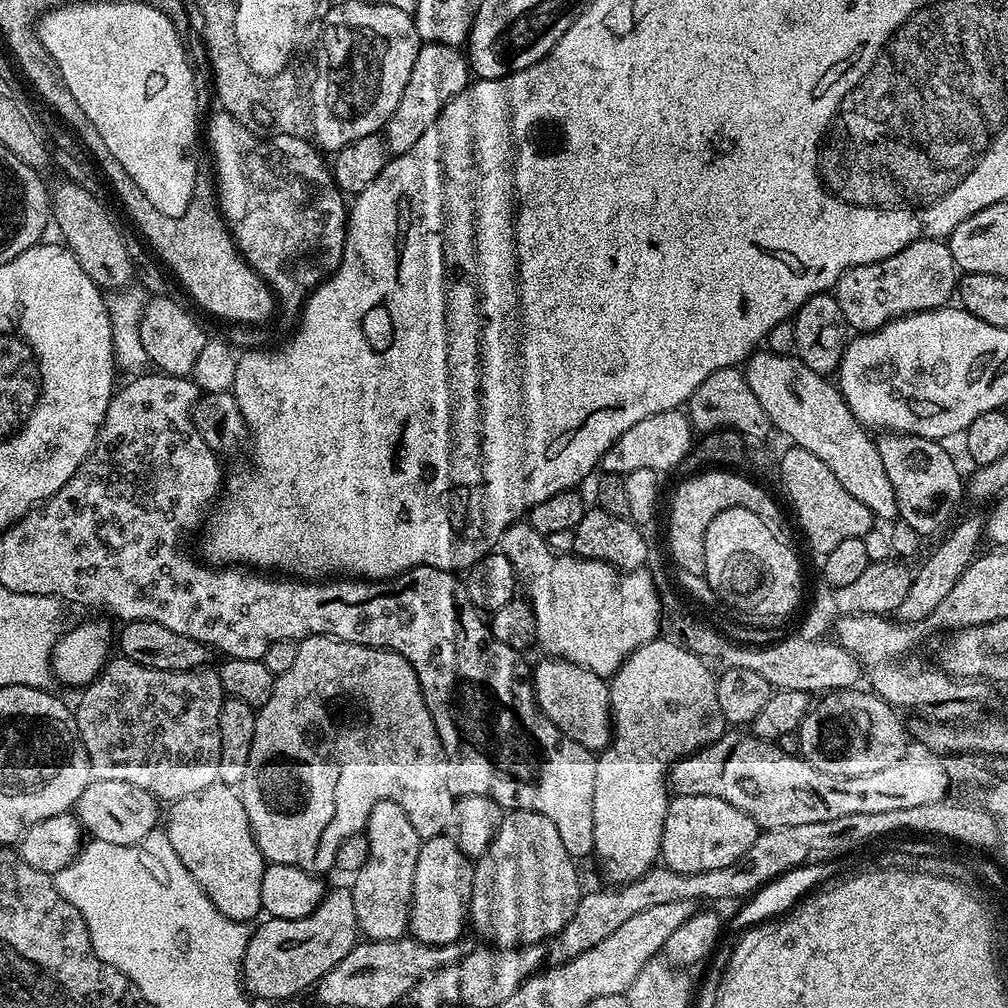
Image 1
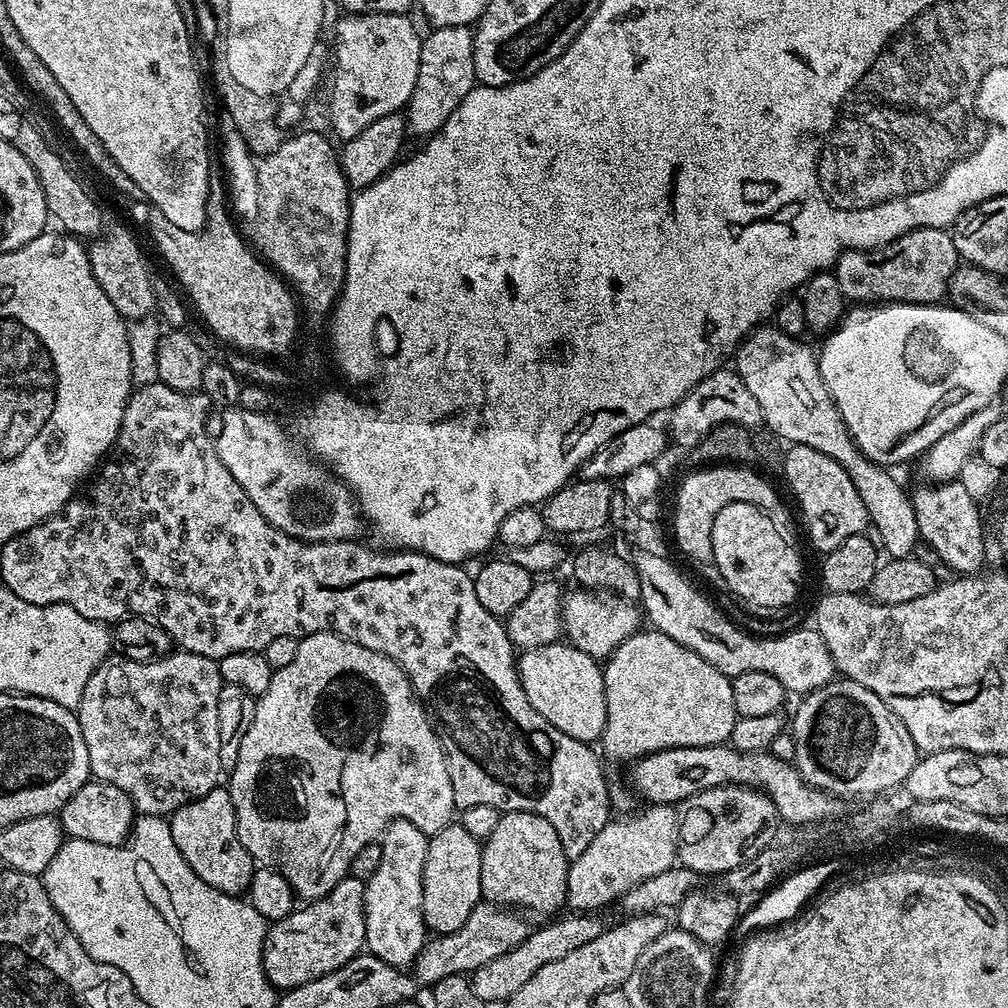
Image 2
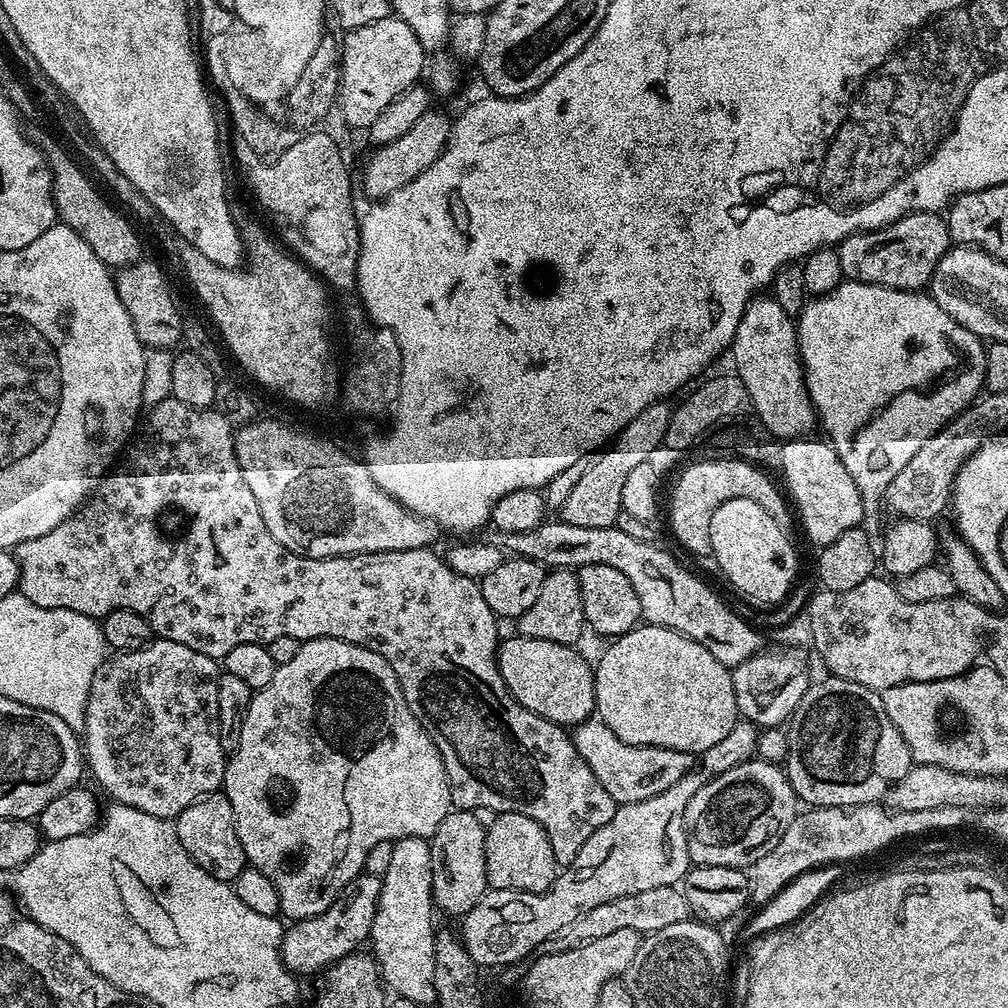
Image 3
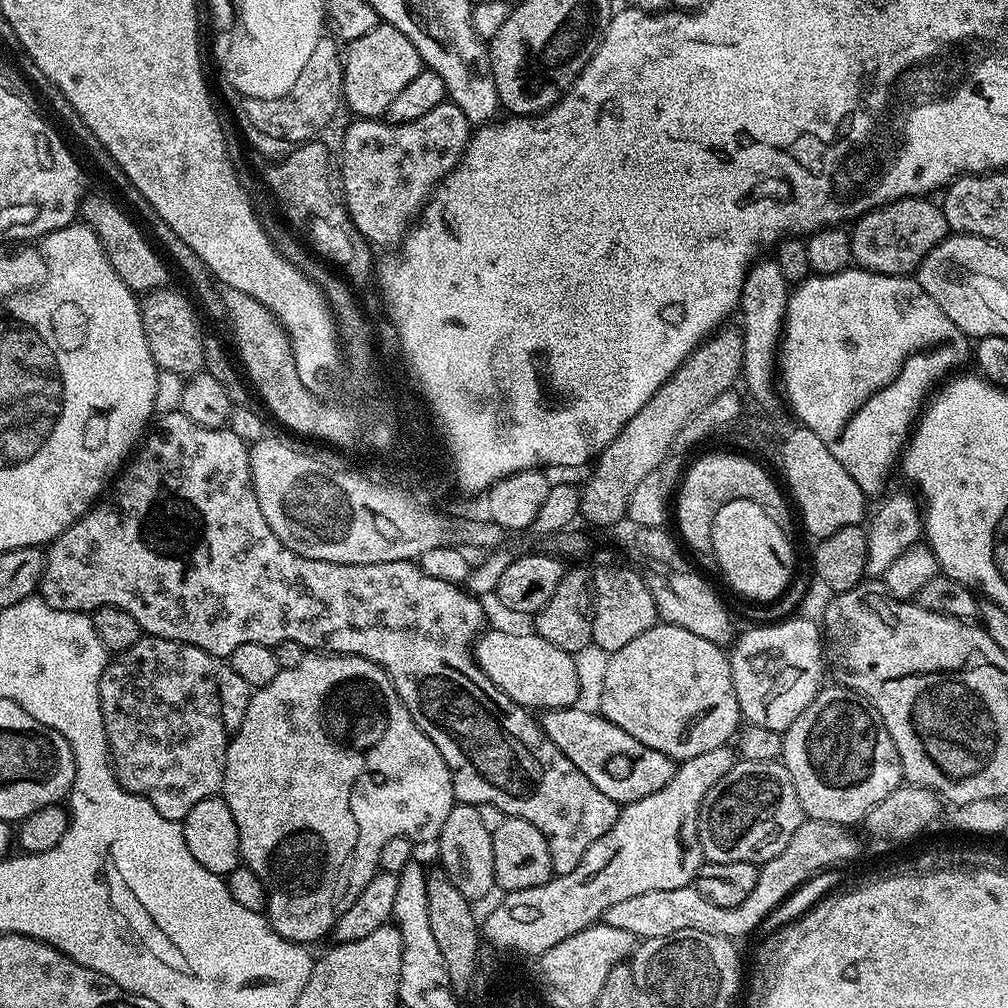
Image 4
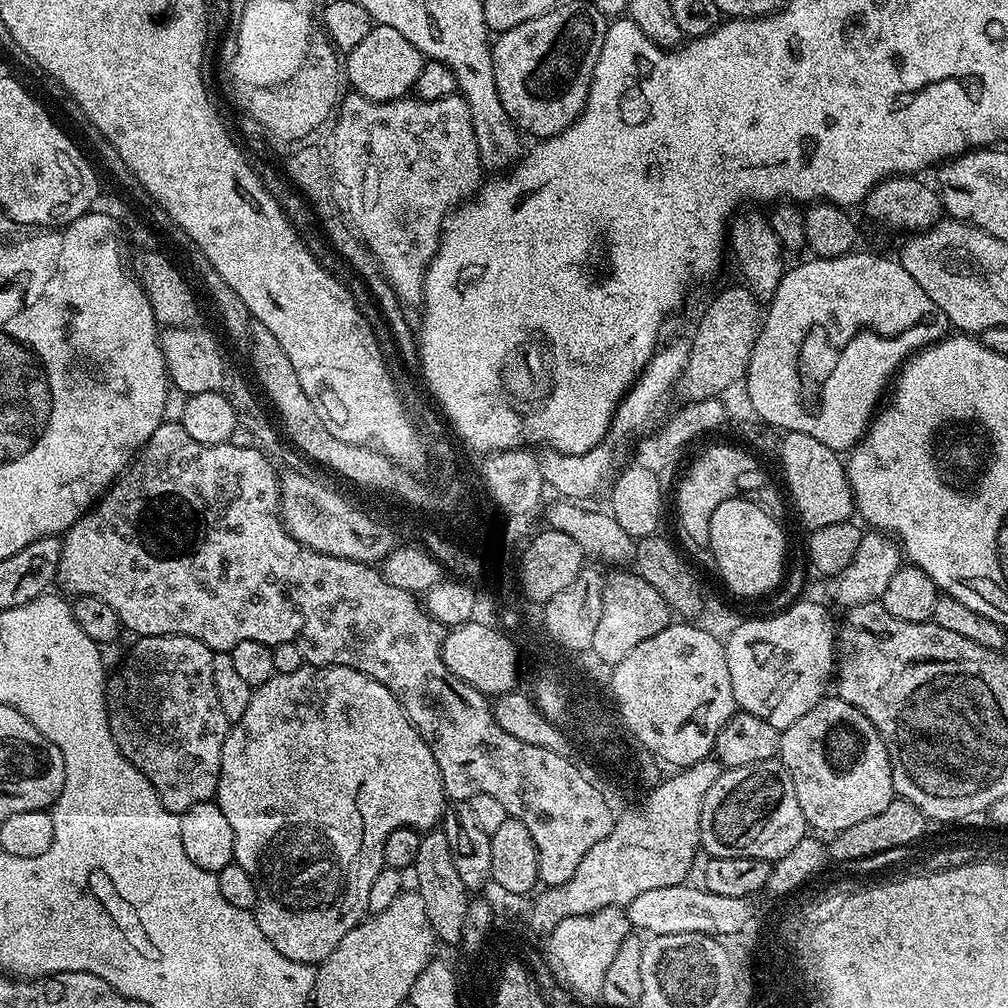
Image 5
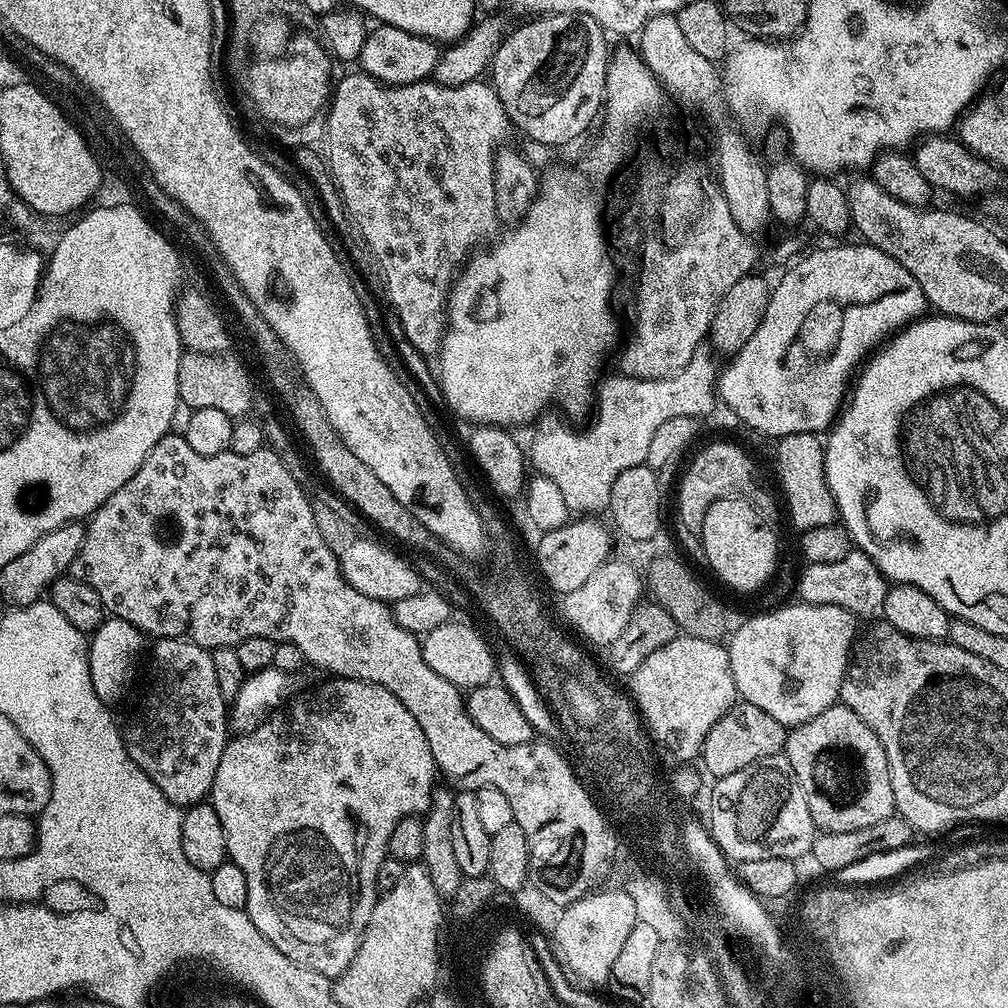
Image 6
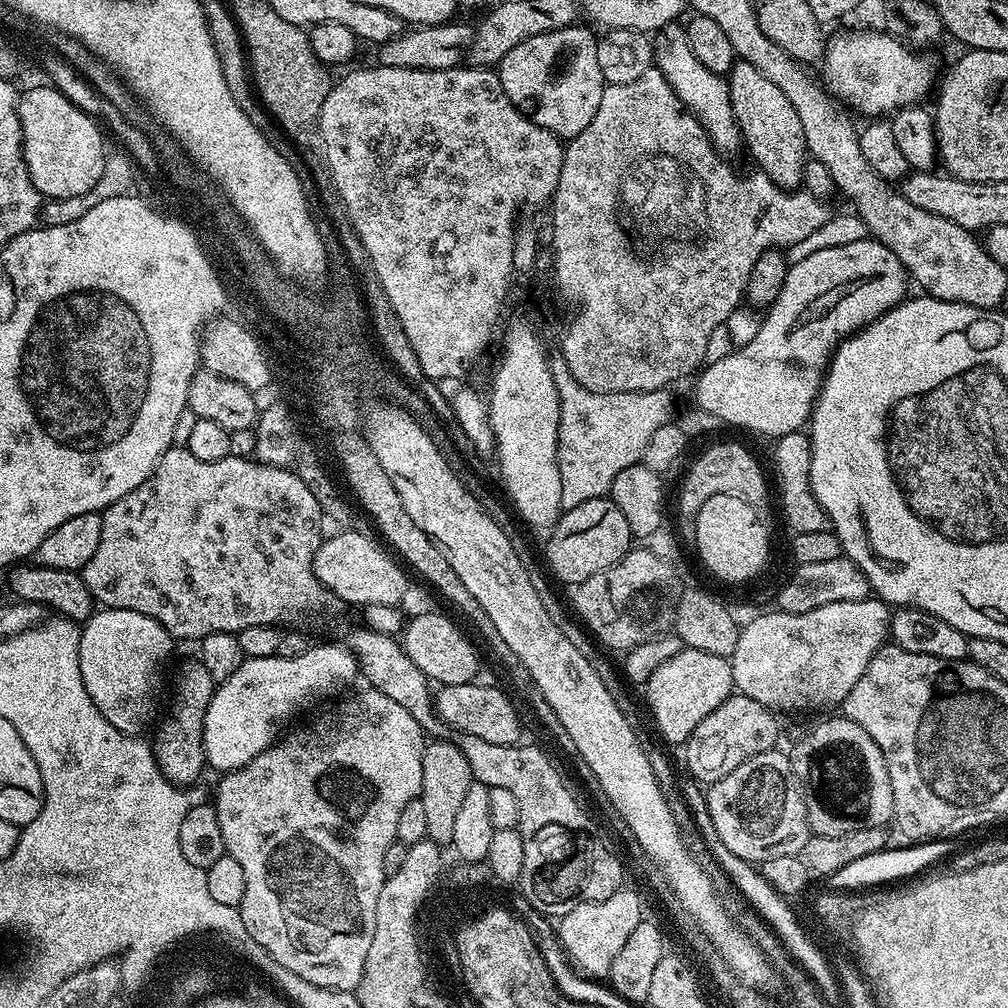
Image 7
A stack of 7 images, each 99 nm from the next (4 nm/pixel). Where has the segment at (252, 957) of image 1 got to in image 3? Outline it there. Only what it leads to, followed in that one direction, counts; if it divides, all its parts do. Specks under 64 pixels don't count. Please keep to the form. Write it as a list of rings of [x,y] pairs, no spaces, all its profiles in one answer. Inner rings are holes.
[[[361,874],[353,878],[344,887],[344,893],[334,901],[322,914],[318,914],[309,920],[297,920],[287,925],[282,945],[282,955],[284,965],[291,968],[293,973],[301,977],[312,976],[323,973],[331,964],[336,964],[342,958],[346,958],[350,953],[357,951],[361,947],[360,943],[367,941],[372,935],[372,923],[374,914],[378,910],[378,900],[382,894],[382,879],[378,876]]]

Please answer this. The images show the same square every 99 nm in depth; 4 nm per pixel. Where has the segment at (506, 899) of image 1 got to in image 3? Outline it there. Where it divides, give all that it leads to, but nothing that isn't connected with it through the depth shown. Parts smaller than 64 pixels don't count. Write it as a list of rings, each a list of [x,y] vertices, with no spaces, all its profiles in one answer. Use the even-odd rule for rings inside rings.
[[[502,812],[496,815],[484,833],[484,853],[489,889],[544,892],[551,888],[558,875],[554,846],[550,846],[546,830],[542,830],[534,818],[526,818],[526,814]]]

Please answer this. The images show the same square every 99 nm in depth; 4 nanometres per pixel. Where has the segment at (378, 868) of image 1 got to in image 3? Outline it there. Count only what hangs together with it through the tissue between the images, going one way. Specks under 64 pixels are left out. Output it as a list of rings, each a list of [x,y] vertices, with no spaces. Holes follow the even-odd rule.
[[[407,836],[394,843],[394,855],[390,862],[390,867],[386,869],[386,874],[382,877],[382,894],[378,900],[378,910],[374,914],[374,922],[372,923],[372,935],[370,937],[371,955],[374,957],[377,964],[380,965],[380,974],[383,983],[396,991],[395,995],[402,1000],[410,1002],[418,1002],[422,1006],[430,1006],[436,1004],[436,991],[432,983],[434,982],[434,966],[436,965],[436,933],[437,929],[432,928],[432,912],[434,913],[434,905],[432,903],[432,846],[425,837],[422,836]]]

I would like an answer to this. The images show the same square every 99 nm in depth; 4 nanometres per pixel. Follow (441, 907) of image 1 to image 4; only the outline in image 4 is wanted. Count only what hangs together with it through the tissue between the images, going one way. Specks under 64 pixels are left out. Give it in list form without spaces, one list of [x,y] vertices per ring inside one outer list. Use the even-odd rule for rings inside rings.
[[[453,803],[450,815],[446,817],[446,822],[440,831],[439,844],[439,867],[466,899],[479,902],[488,891],[496,888],[492,832],[486,830],[486,826],[482,826],[482,818],[478,815],[475,804]]]

